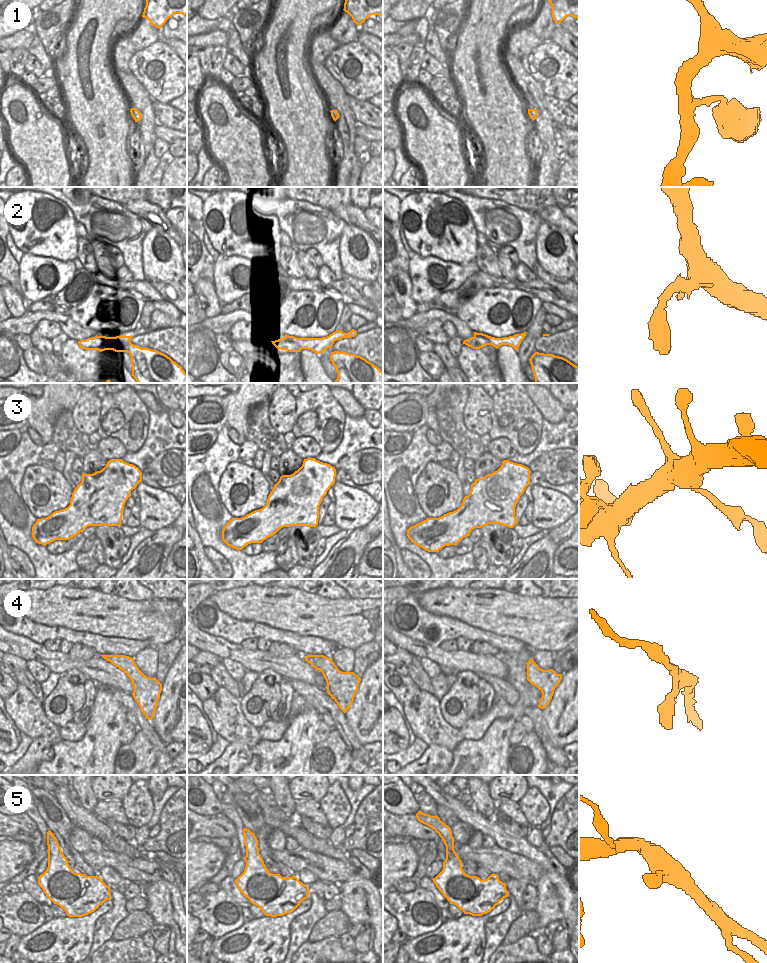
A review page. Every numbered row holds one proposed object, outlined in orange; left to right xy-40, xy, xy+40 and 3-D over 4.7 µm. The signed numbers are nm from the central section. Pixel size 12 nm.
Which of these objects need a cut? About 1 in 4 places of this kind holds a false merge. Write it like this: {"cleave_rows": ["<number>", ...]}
{"cleave_rows": ["2", "4"]}

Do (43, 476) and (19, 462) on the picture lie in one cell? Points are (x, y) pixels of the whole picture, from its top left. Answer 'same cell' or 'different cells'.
different cells

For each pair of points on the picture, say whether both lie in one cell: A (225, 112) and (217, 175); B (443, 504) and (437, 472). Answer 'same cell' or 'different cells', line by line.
A: different cells
B: same cell

